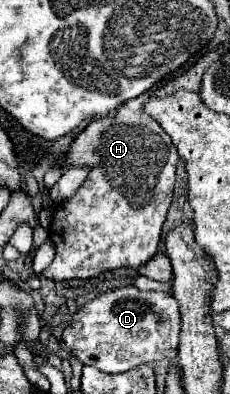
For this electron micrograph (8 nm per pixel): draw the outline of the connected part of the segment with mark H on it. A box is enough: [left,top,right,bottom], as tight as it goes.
[43,93,177,281]

